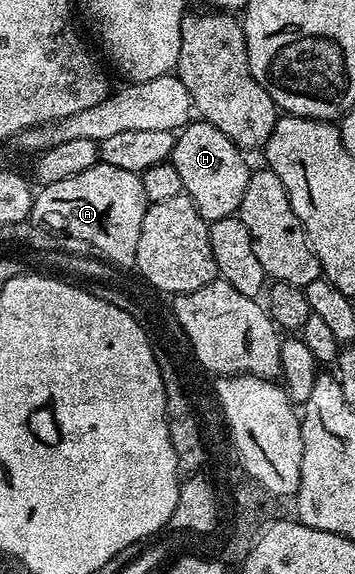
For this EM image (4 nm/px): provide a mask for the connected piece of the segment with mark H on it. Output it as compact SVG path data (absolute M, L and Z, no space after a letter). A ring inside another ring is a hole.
M191 121L177 132L169 162L173 163L176 173L180 173L182 190L194 202L200 217L212 224L237 212L252 174L251 168L246 168L245 158L240 148L228 141L216 125Z

